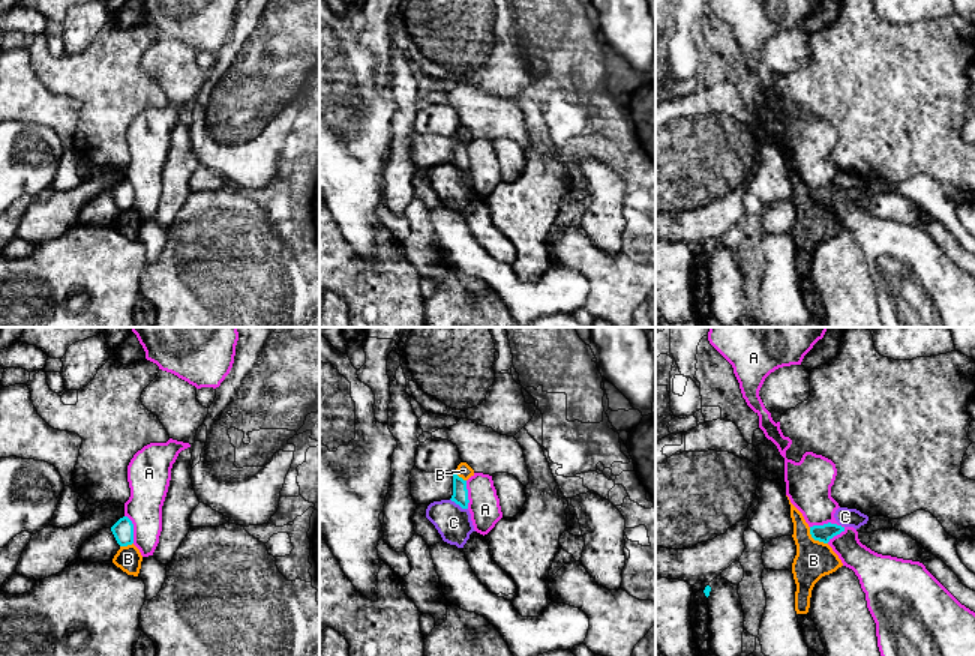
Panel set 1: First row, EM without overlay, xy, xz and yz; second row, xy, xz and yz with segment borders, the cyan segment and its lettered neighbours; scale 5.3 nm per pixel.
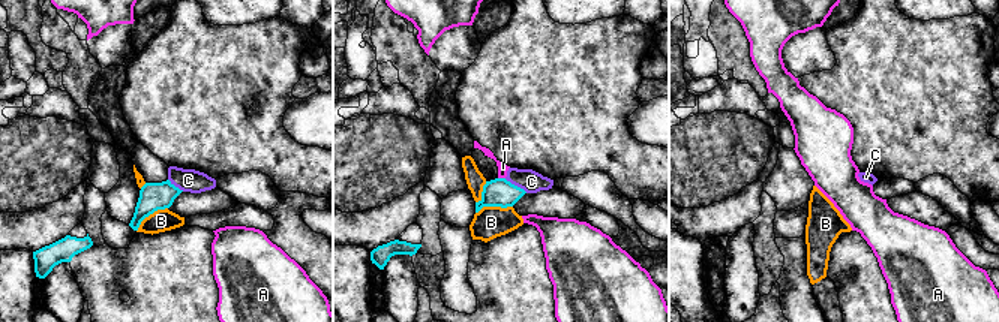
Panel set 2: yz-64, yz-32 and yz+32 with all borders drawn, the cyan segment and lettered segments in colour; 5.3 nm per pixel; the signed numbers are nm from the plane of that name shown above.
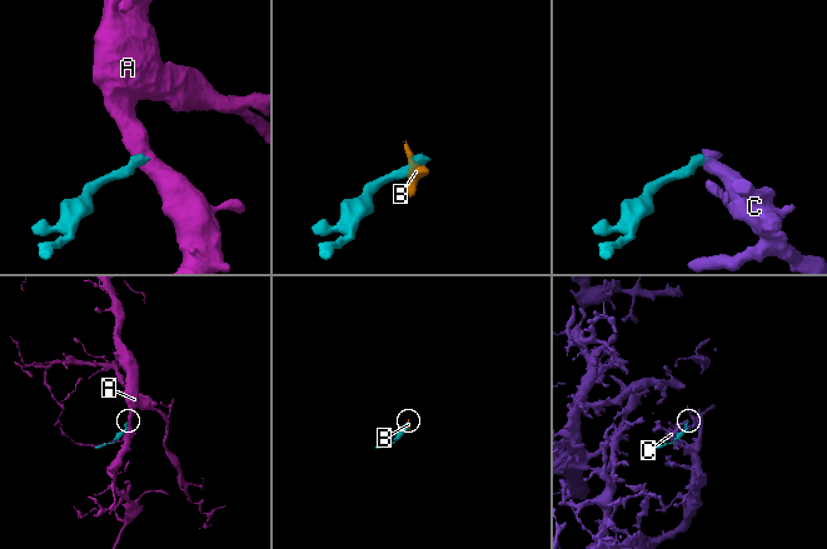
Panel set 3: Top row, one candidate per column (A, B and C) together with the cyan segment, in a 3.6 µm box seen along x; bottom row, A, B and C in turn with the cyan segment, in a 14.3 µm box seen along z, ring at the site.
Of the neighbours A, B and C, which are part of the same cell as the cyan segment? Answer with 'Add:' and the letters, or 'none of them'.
Add: none of them

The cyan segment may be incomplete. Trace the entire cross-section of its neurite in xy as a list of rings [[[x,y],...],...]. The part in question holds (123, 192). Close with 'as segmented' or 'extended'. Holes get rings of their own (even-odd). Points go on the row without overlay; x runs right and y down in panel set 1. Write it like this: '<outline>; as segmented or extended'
[[[128,180],[120,182],[111,195],[120,210],[128,210],[134,207],[134,188]]]; as segmented

